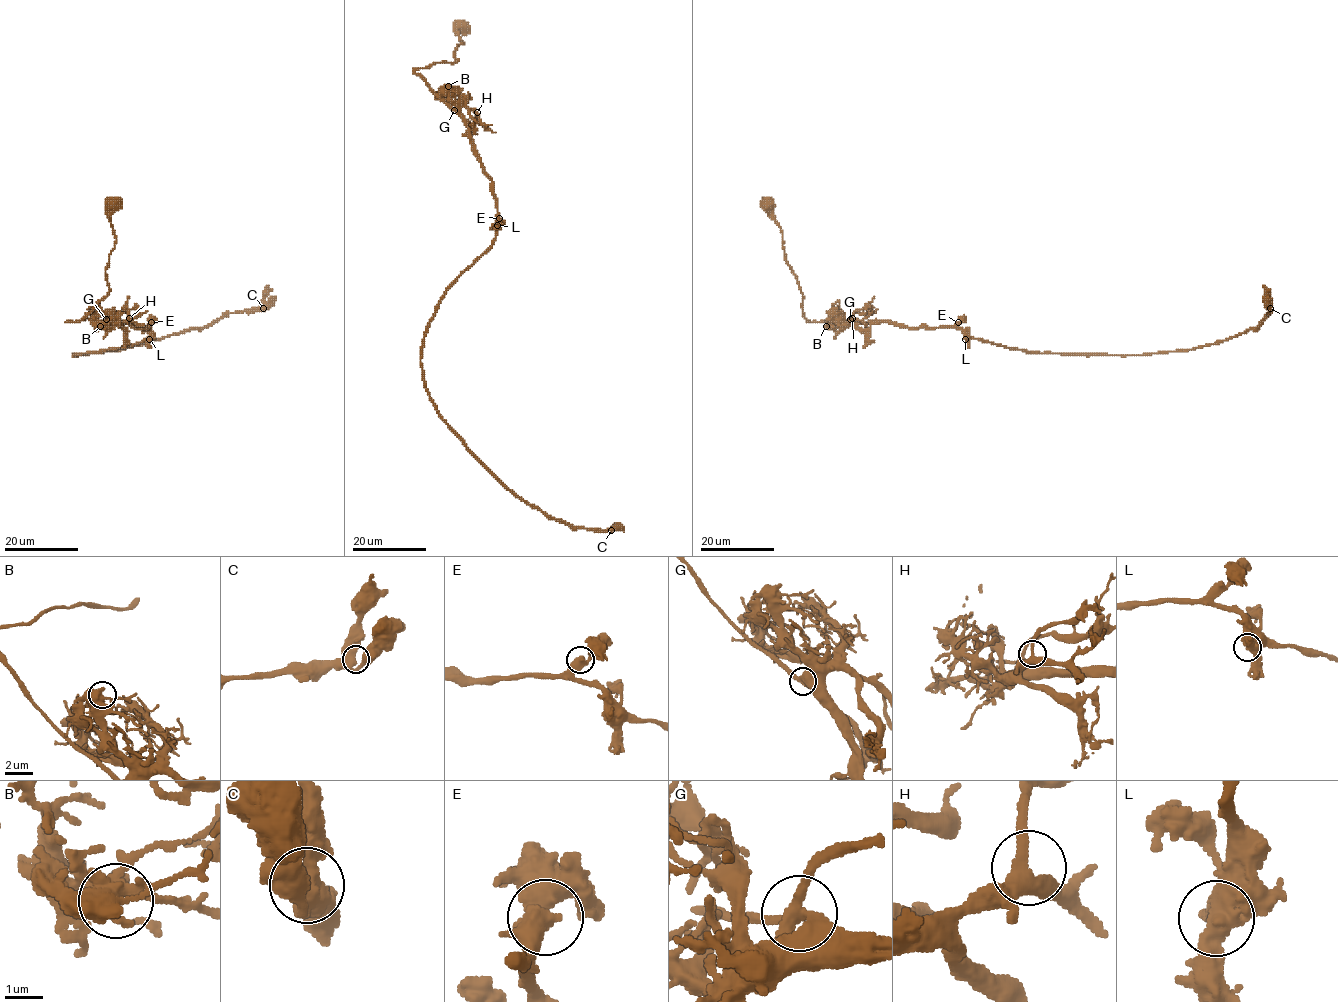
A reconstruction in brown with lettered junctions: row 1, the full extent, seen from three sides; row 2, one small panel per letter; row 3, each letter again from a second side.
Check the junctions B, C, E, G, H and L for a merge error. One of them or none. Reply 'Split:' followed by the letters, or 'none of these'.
Split: none of these

